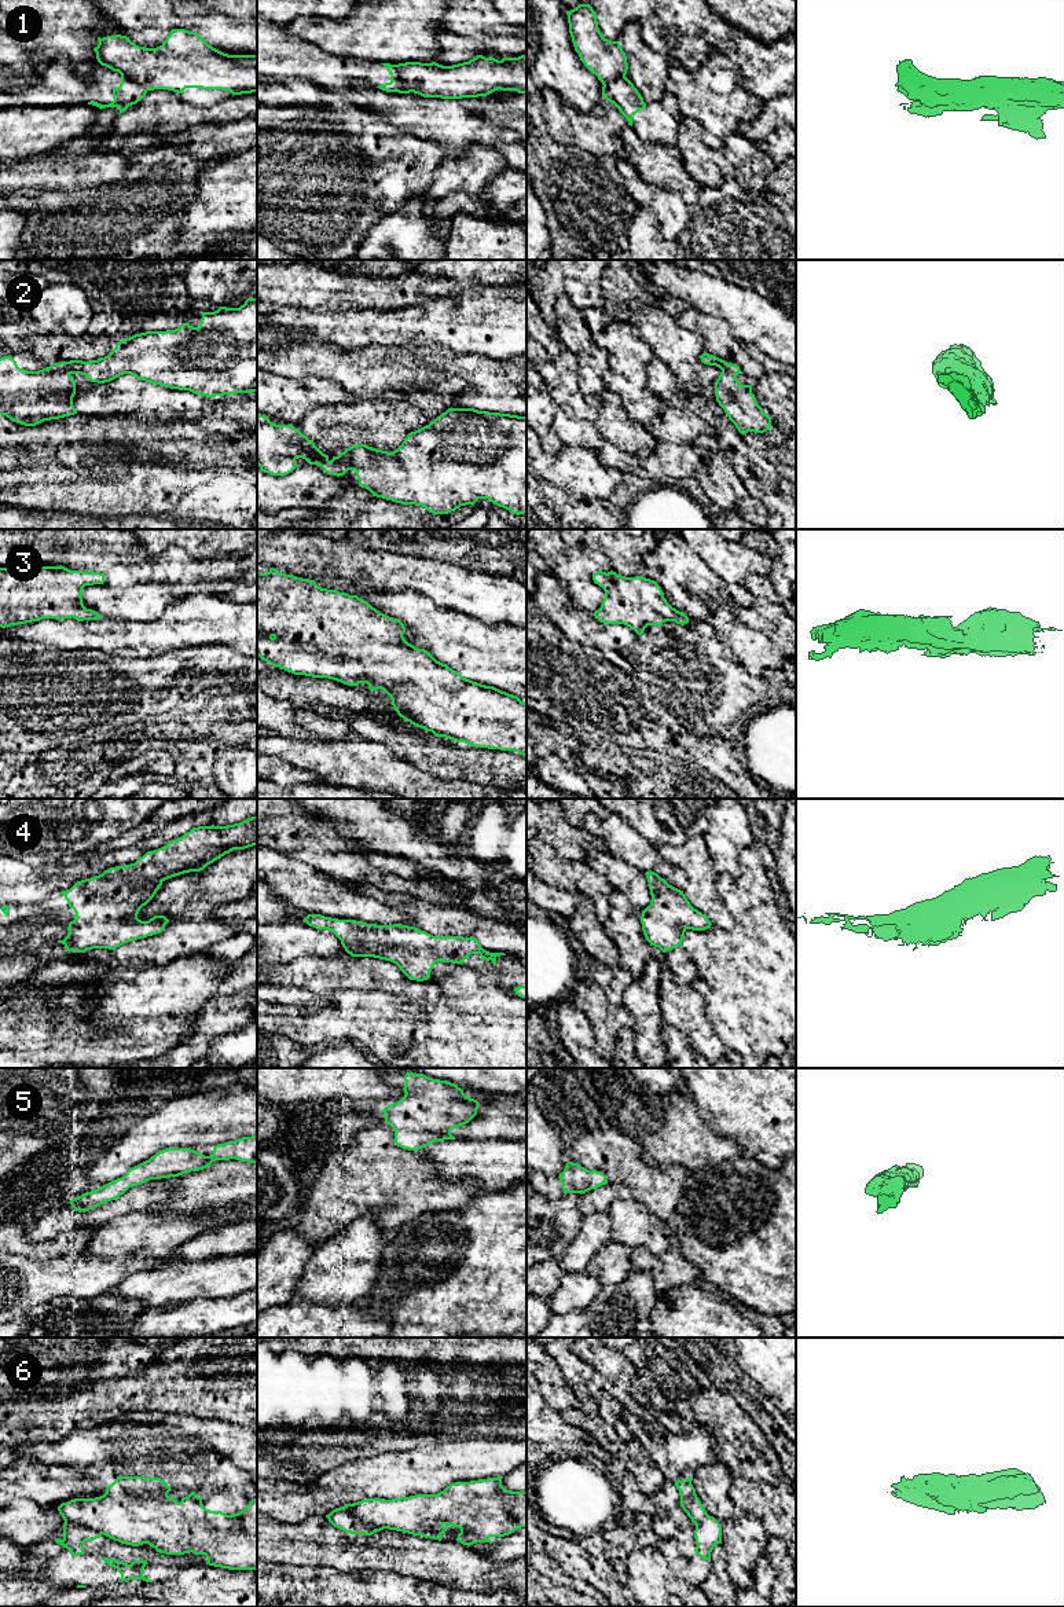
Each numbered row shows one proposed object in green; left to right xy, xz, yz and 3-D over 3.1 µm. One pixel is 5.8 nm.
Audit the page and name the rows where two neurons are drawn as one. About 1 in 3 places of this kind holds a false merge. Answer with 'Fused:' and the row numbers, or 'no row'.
Fused: 1, 6

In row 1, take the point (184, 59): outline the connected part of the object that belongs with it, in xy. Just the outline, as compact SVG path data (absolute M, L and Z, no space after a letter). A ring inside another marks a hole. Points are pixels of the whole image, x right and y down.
M172 29L166 40L157 48L139 47L126 36L115 34L98 37L99 44L93 48L102 66L114 69L129 77L146 91L168 89L183 93L186 88L221 89L234 95L257 92L257 55L228 55L209 45L197 32Z

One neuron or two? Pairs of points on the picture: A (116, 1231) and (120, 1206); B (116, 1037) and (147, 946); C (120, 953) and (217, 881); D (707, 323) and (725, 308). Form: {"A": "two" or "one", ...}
{"A": "two", "B": "two", "C": "one", "D": "two"}

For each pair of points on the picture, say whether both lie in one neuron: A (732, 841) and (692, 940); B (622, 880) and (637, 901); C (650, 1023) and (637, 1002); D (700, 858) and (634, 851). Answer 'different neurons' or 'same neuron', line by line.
A: different neurons
B: same neuron
C: same neuron
D: different neurons

